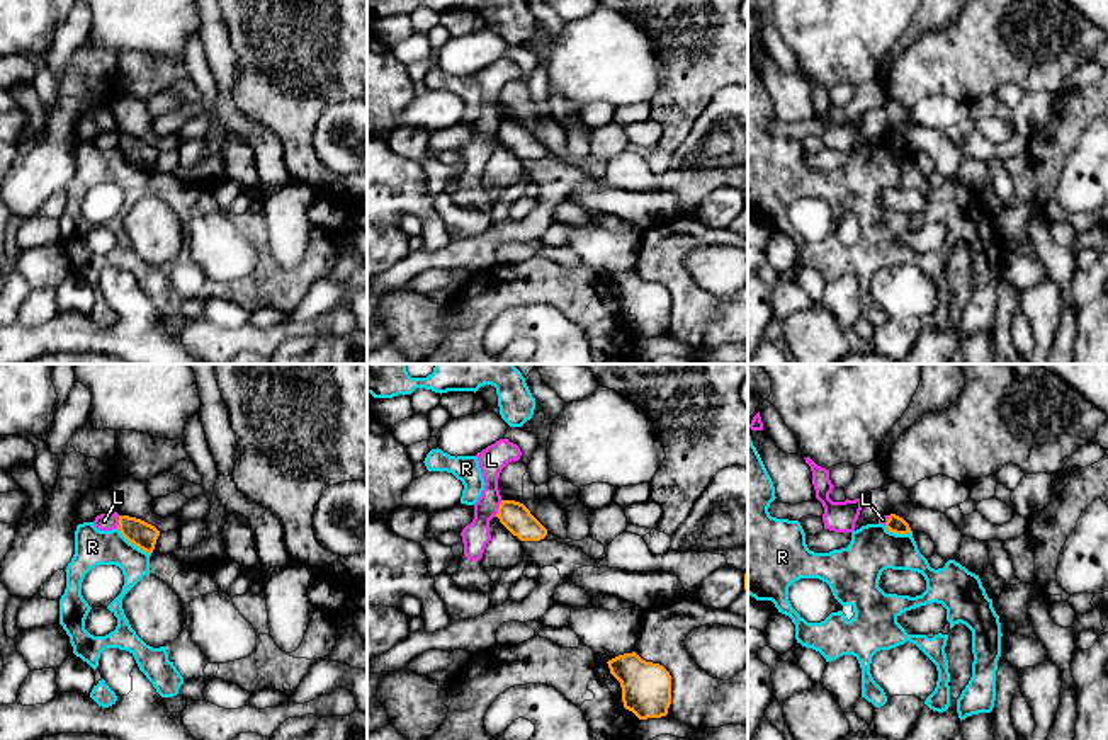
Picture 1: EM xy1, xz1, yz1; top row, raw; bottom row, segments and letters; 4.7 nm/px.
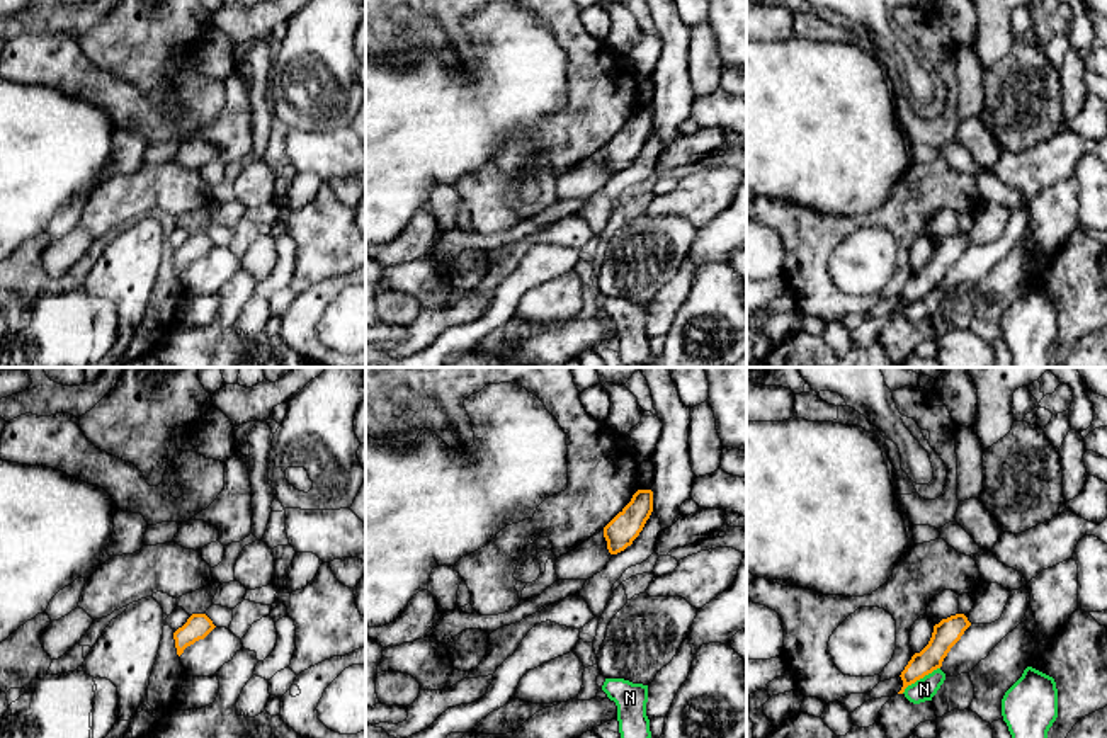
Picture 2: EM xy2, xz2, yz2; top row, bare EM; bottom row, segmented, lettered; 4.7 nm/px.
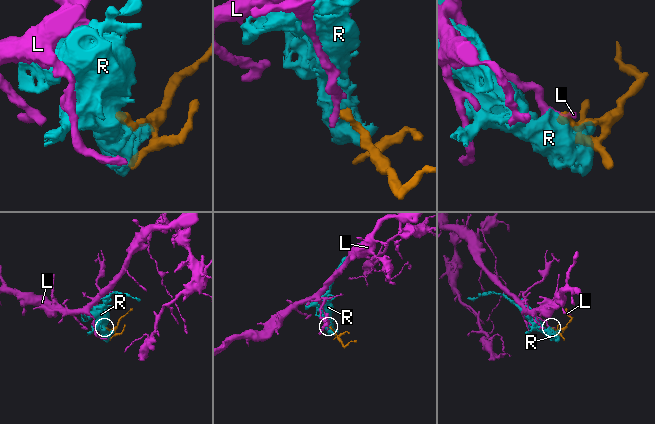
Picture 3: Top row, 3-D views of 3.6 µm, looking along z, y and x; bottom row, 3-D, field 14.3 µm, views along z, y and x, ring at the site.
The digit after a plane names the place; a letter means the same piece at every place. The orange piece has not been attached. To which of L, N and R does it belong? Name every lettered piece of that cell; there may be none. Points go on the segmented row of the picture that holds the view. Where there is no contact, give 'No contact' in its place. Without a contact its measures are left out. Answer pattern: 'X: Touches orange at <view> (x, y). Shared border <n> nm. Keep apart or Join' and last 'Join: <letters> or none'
L: Touches orange at xz1 (498, 509). Shared border 90 nm. Keep apart
N: Touches orange at yz2 (920, 677). Shared border 220 nm. Keep apart
R: Touches orange at xy1 (133, 543). Shared border 200 nm. Keep apart
Join: none

